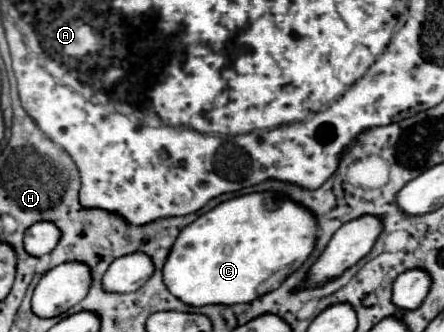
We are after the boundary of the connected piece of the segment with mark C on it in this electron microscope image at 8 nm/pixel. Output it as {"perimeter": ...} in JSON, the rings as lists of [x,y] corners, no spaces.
{"perimeter":[[[250,192],[230,198],[188,224],[164,266],[168,290],[190,306],[230,306],[272,292],[296,272],[316,246],[316,216],[290,198],[272,202],[270,196],[270,192]]]}

